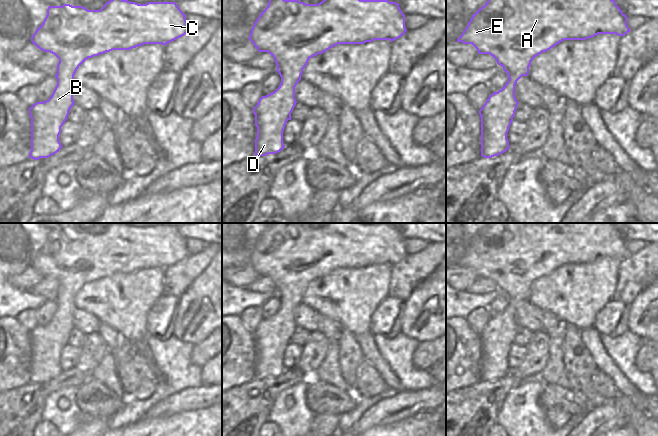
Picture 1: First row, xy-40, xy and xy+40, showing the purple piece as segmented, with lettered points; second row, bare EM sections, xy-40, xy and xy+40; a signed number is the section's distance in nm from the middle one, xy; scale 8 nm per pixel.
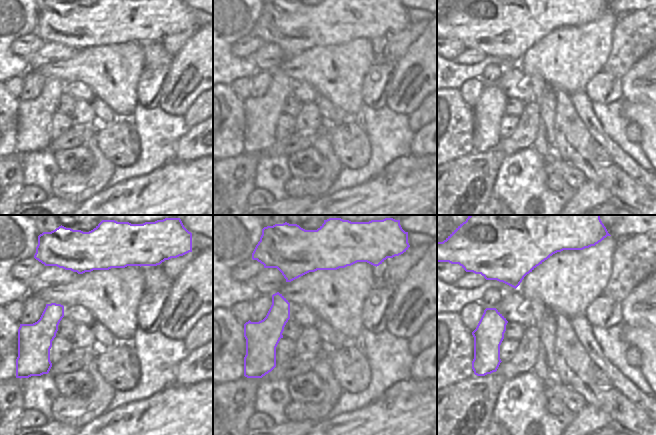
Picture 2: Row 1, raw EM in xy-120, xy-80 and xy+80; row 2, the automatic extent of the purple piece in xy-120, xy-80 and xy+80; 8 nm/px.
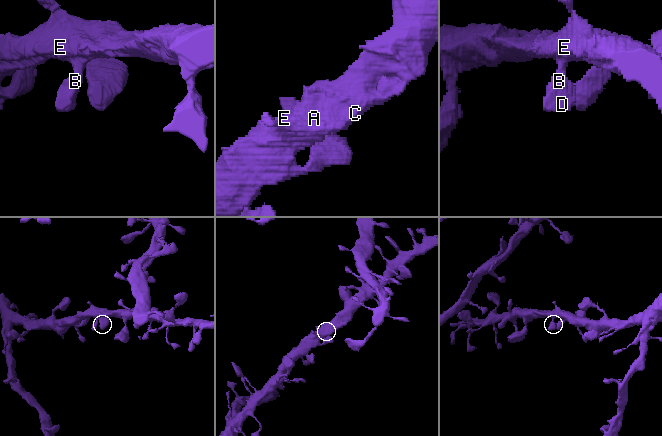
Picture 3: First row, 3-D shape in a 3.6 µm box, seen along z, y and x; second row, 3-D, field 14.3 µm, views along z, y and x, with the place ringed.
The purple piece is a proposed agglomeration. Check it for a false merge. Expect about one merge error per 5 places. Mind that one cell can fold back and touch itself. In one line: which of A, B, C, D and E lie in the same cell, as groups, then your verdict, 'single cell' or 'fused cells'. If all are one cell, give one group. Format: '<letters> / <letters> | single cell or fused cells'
A B C D E | single cell

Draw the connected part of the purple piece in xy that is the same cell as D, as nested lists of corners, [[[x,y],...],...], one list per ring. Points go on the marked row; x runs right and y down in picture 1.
[[[269,0],[255,21],[249,40],[259,52],[268,52],[275,59],[281,83],[274,92],[262,96],[253,108],[257,127],[255,156],[276,154],[285,147],[283,131],[297,103],[295,87],[310,58],[338,44],[364,44],[374,40],[392,42],[406,31],[405,15],[399,4],[388,0],[323,0],[318,4]]]

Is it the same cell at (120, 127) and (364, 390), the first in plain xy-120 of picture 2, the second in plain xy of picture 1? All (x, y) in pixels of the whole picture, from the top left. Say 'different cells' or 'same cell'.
same cell

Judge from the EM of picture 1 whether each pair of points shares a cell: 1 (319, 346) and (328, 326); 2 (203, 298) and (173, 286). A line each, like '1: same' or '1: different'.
1: different
2: different

